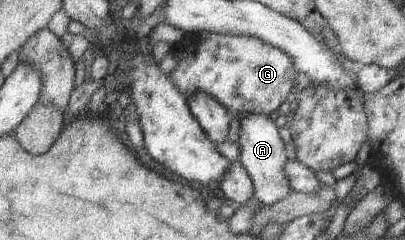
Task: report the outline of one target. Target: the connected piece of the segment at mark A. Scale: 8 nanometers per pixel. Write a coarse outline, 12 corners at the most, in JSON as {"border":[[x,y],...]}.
{"border":[[269,115],[239,123],[239,159],[255,201],[293,192],[285,142]]}

